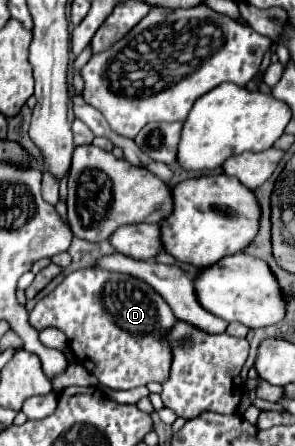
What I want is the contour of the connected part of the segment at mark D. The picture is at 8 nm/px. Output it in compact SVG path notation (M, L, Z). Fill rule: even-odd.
M81 268L67 274L29 314L29 324L37 332L49 326L65 332L75 362L111 390L131 390L149 382L163 384L169 378L167 334L175 322L169 304L147 282L101 268Z

